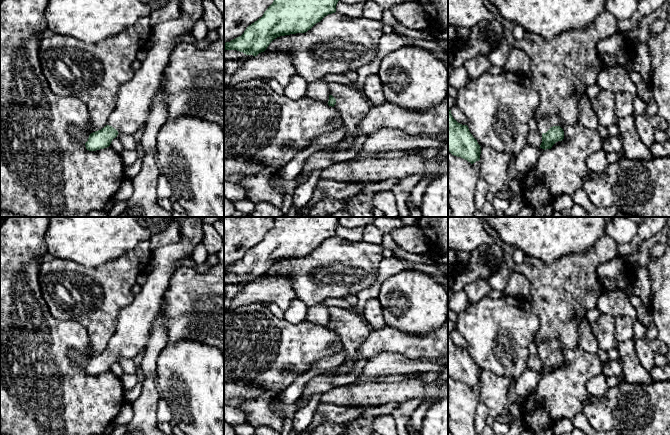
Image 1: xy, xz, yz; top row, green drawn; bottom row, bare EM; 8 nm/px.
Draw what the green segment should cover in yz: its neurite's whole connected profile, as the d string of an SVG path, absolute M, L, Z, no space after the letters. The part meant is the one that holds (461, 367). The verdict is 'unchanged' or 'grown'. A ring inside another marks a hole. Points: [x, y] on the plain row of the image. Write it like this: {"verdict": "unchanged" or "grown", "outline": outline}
{"verdict": "unchanged", "outline": "M448 333L448 375L473 388L480 384L480 371L468 350L458 347Z"}

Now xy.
{"verdict": "grown", "outline": "M174 218L180 225L181 240L152 252L152 272L147 275L146 283L132 303L120 310L115 334L104 352L89 359L85 367L87 374L107 372L118 358L134 359L143 352L177 263L190 258L196 245L202 242L203 223L200 218Z"}

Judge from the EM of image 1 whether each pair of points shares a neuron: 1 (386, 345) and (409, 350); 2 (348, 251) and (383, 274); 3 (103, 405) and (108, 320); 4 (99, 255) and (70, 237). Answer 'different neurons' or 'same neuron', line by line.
1: same neuron
2: different neurons
3: different neurons
4: same neuron

